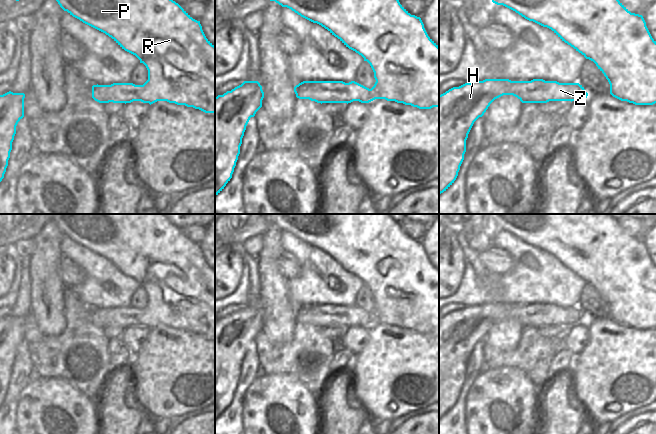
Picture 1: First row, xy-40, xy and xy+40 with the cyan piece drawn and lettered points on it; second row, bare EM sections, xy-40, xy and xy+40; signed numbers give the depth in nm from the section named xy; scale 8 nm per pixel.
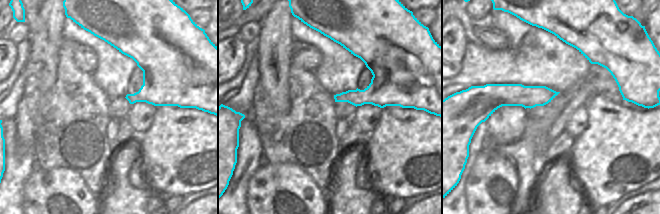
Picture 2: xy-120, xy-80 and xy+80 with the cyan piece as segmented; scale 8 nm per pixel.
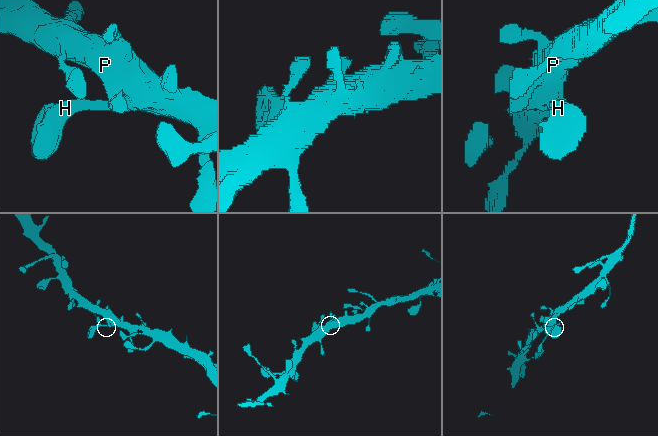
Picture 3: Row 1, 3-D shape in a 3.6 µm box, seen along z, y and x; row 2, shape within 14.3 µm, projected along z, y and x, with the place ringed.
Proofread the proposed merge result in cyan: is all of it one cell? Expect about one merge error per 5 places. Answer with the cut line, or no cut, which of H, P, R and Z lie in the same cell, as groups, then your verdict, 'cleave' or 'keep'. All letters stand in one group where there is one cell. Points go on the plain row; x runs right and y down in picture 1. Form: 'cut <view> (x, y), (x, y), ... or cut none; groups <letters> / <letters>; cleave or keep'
cut none; groups H P R Z; keep

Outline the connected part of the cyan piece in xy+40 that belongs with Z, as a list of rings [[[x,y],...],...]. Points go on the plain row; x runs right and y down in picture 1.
[[[485,303],[453,311],[439,319],[439,419],[456,404],[466,376],[466,364],[474,346],[484,339],[490,328],[503,319],[513,319],[522,327],[547,327],[549,325],[575,325],[586,323],[588,317],[579,307],[559,307],[533,303]]]

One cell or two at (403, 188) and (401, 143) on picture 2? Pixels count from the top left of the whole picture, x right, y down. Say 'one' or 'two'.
one

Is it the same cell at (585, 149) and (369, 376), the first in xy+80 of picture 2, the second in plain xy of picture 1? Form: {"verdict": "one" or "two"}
{"verdict": "one"}

